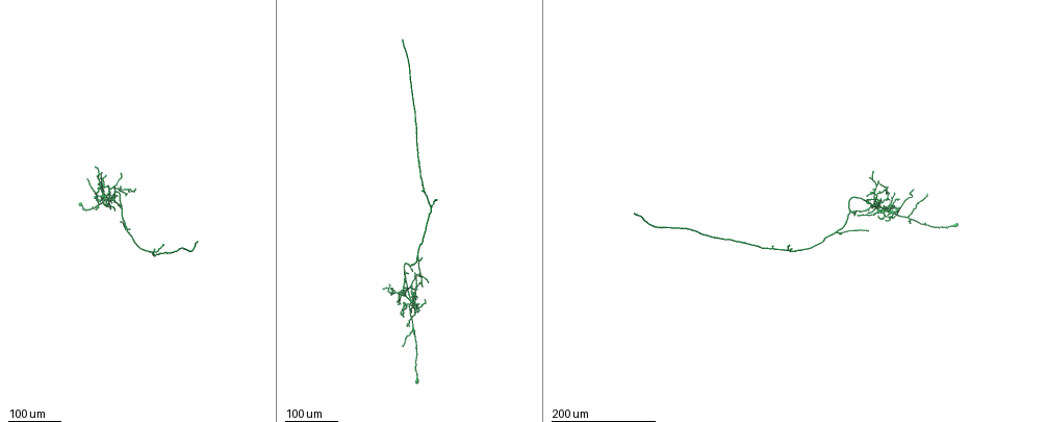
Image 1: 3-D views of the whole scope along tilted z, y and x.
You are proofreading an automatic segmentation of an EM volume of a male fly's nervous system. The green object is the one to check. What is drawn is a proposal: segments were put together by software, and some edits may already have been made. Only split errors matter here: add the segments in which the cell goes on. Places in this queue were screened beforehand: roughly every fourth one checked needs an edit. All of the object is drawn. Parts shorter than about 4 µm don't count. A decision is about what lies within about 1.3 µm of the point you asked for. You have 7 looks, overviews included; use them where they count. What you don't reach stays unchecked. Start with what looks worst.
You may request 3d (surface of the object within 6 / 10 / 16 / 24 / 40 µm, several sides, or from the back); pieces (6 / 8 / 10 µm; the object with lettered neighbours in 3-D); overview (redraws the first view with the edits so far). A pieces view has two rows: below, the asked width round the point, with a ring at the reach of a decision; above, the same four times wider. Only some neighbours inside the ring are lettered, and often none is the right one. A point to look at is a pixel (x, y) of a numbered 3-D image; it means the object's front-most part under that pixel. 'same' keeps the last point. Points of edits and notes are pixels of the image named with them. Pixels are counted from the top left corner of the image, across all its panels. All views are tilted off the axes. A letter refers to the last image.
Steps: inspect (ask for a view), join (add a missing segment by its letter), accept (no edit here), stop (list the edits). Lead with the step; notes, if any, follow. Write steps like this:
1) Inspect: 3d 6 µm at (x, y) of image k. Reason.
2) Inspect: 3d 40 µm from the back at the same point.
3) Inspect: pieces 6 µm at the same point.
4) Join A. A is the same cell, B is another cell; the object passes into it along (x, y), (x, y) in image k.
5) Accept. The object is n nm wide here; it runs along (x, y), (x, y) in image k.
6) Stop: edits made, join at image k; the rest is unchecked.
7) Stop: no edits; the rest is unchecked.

Inspect: 3d 40 µm at (867, 231) of image 1. Tapers out.

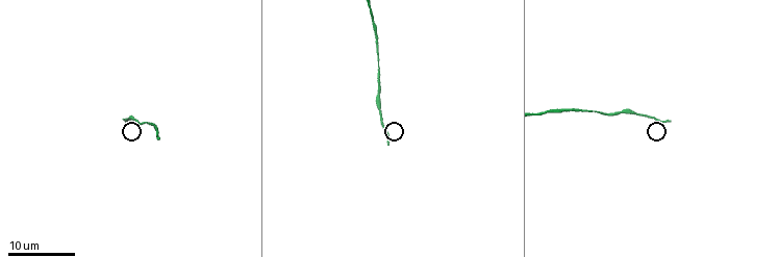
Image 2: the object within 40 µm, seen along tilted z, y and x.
Inspect: pieces 6 µm at (122, 118) of image 2.

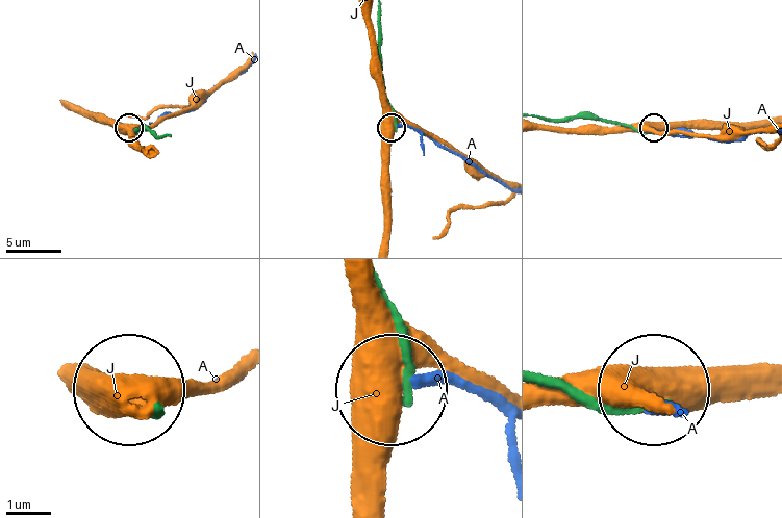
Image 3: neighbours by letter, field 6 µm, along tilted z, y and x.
Accept. A and J are other cells; no lettered segment goes on from it.

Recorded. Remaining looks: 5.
Inspect: 3d 24 µm at (412, 330) of image 1. Free end.

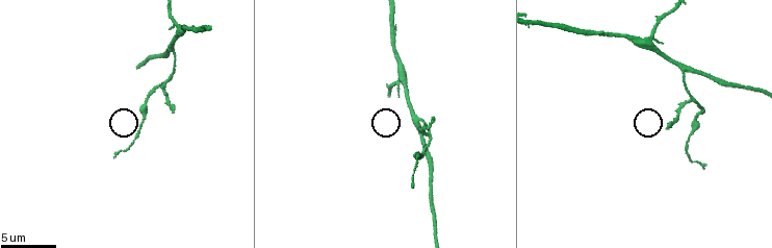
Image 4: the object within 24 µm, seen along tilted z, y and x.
Inspect: pieces 8 µm at (432, 117) of image 4.

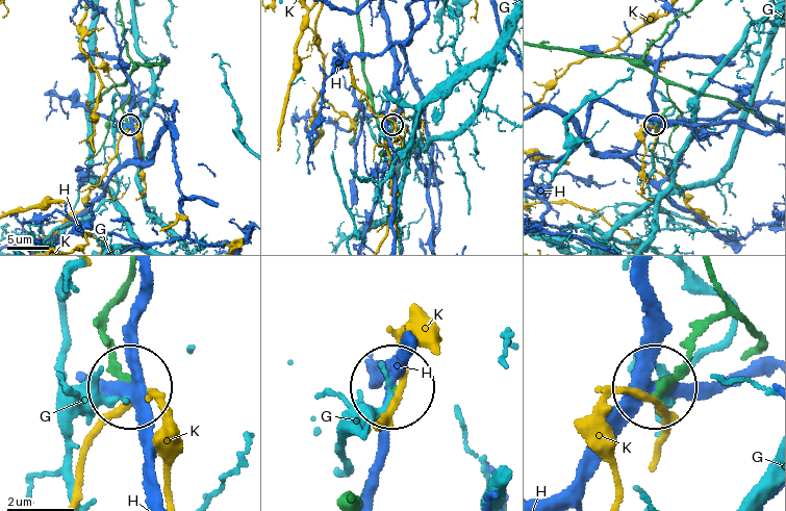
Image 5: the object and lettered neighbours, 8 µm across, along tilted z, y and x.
Accept. G, H and K are other cells; it runs along (133, 275), (105, 337), (127, 383) in image 5; none of them fits.

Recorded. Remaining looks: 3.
Inspect: 3d 40 µm at (401, 40) of image 1. Free end.

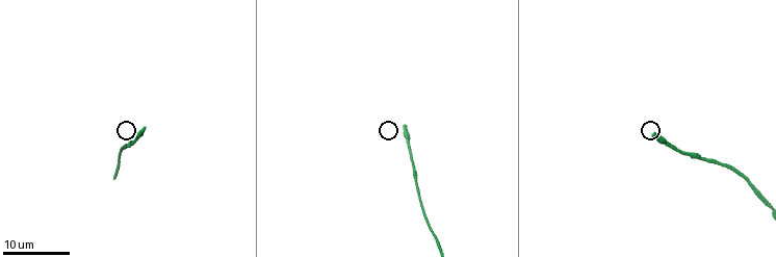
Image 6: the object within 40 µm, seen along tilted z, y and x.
Inspect: pieces 6 µm at (406, 125) of image 6.

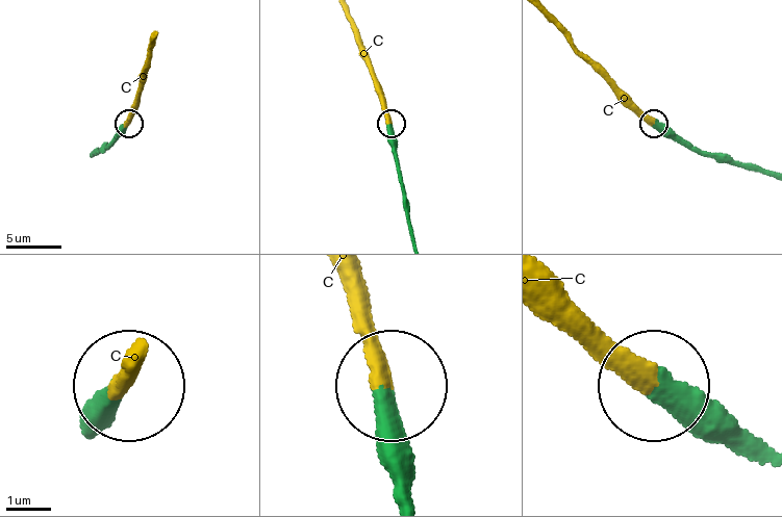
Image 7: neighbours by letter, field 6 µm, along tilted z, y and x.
Join C. C is the same cell; the object passes into it along (398, 158), (367, 50), (348, 10) in image 7; the cell continues.

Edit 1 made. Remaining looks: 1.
Stop: edits made, join at image 7; the rest is unchecked.

